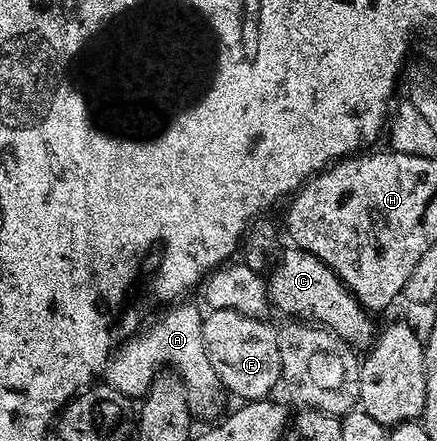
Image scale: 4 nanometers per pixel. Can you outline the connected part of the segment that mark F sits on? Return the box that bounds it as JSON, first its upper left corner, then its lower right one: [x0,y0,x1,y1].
[203,309,288,406]

